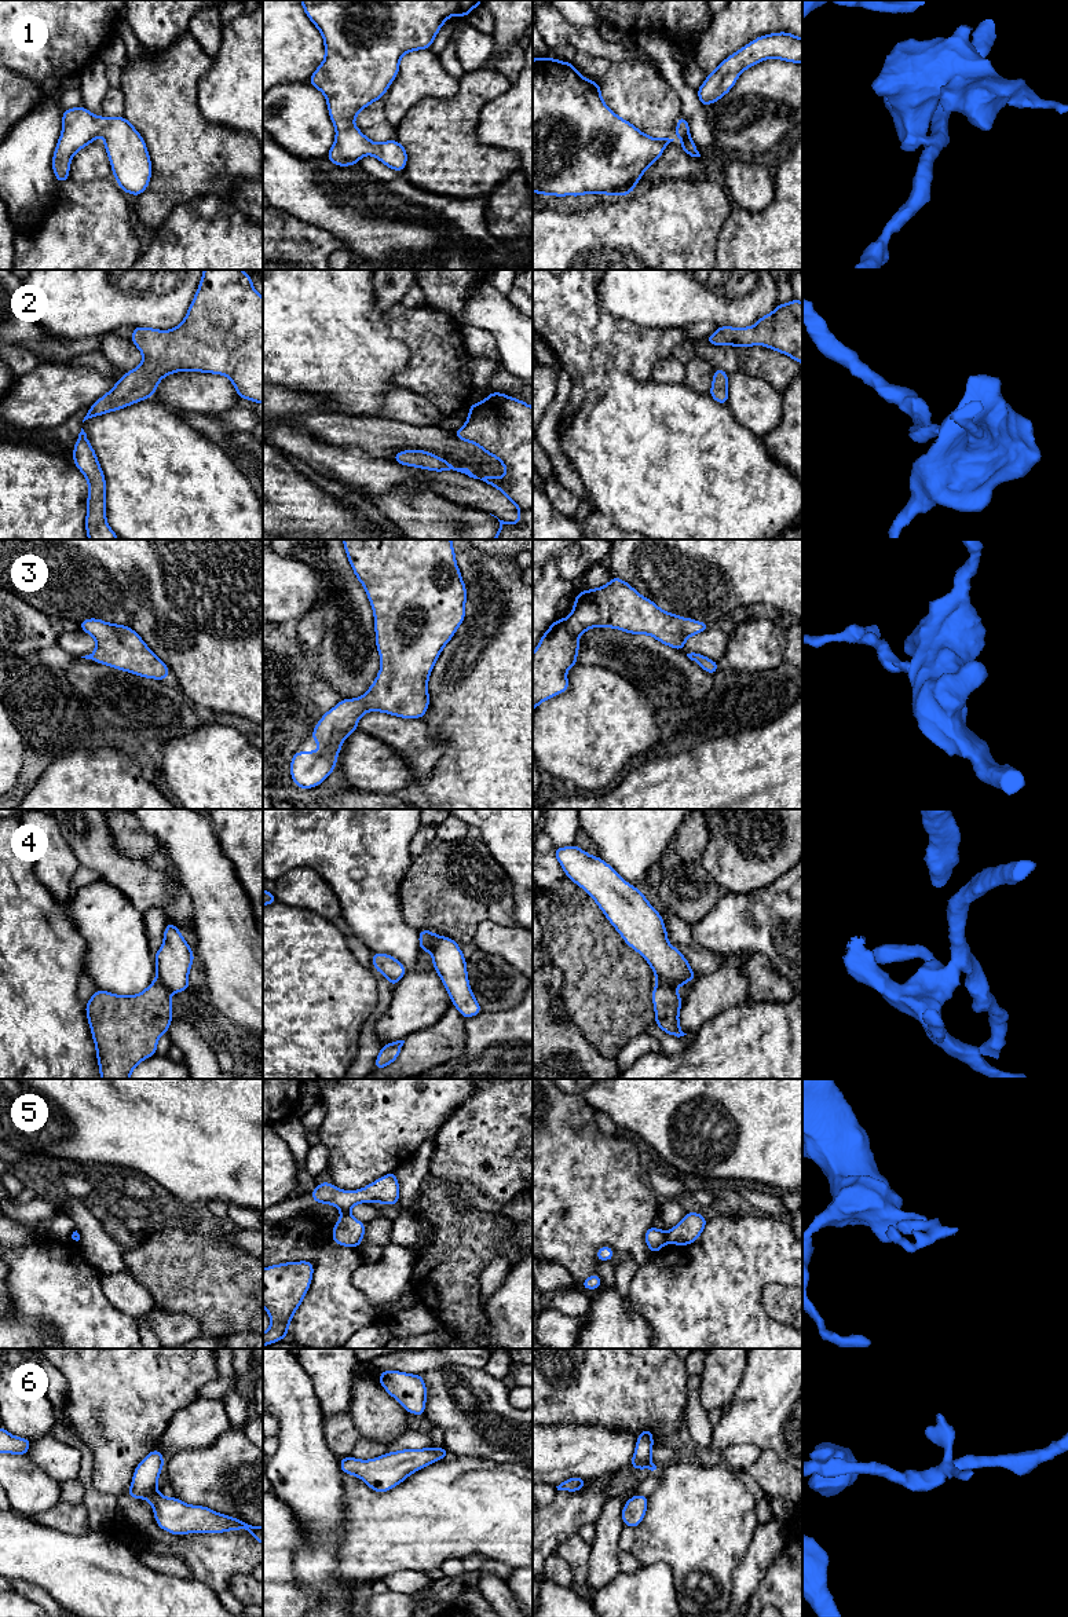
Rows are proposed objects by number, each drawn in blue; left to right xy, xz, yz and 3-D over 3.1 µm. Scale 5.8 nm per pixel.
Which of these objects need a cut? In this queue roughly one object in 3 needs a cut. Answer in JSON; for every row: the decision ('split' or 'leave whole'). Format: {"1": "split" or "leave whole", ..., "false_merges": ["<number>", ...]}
{"1": "leave whole", "2": "leave whole", "3": "leave whole", "4": "split", "5": "split", "6": "leave whole", "false_merges": ["4", "5"]}

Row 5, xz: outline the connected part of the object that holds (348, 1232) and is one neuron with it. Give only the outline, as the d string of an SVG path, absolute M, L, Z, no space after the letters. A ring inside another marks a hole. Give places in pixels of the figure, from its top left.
M341 1212L334 1223L332 1237L334 1244L358 1248L362 1244L366 1223L352 1218L350 1212Z

